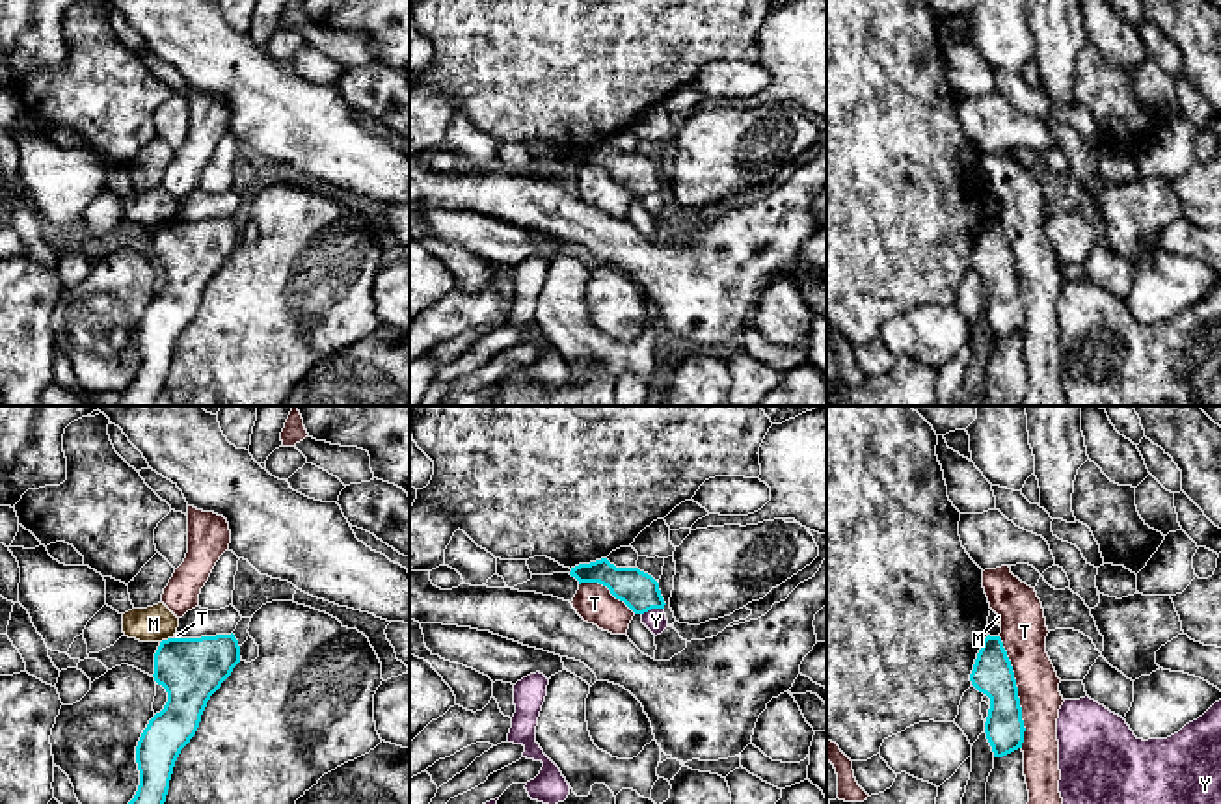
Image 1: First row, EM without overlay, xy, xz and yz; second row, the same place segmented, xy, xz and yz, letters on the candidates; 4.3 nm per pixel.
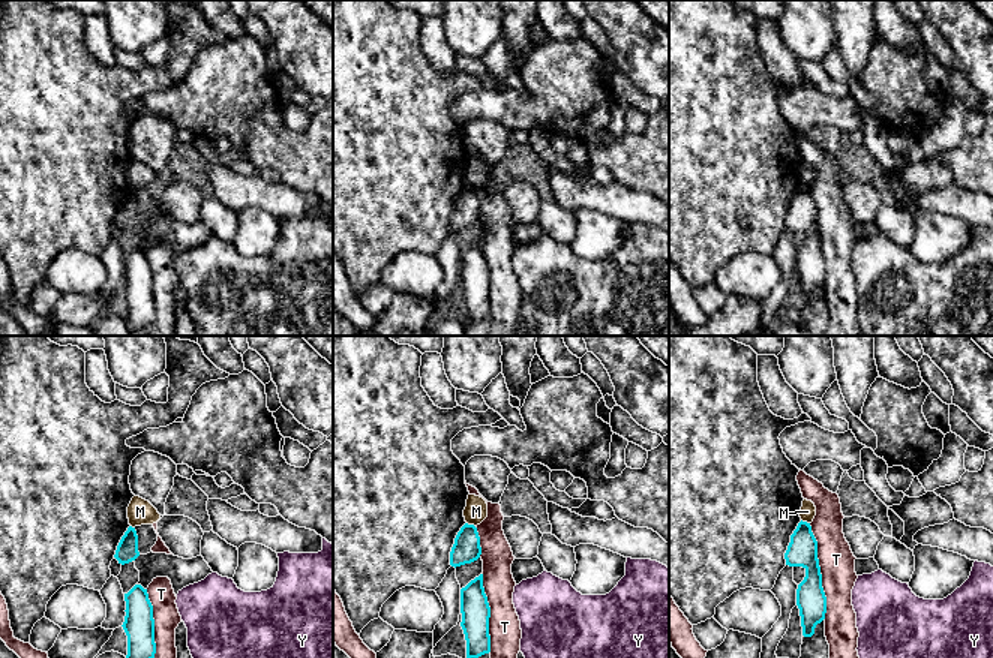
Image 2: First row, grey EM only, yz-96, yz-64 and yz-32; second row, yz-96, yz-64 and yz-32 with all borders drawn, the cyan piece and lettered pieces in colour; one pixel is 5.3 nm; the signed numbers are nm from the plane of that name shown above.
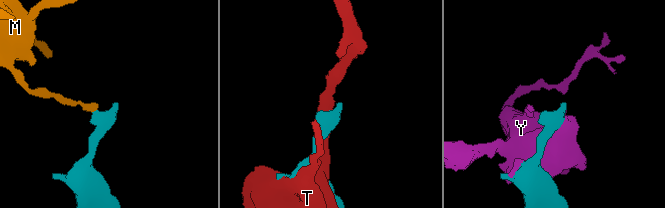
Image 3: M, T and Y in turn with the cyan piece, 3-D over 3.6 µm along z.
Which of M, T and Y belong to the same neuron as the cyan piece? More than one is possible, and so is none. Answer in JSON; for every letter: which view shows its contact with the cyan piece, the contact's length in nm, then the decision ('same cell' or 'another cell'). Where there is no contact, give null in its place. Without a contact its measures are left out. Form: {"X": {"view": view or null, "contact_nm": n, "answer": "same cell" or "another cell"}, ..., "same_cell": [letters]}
{"M": {"view": "xy", "contact_nm": 60, "answer": "another cell"}, "T": {"view": "yz", "contact_nm": 500, "answer": "another cell"}, "Y": {"view": "xz", "contact_nm": 100, "answer": "another cell"}, "same_cell": []}

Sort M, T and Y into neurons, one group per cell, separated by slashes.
M / T / Y

